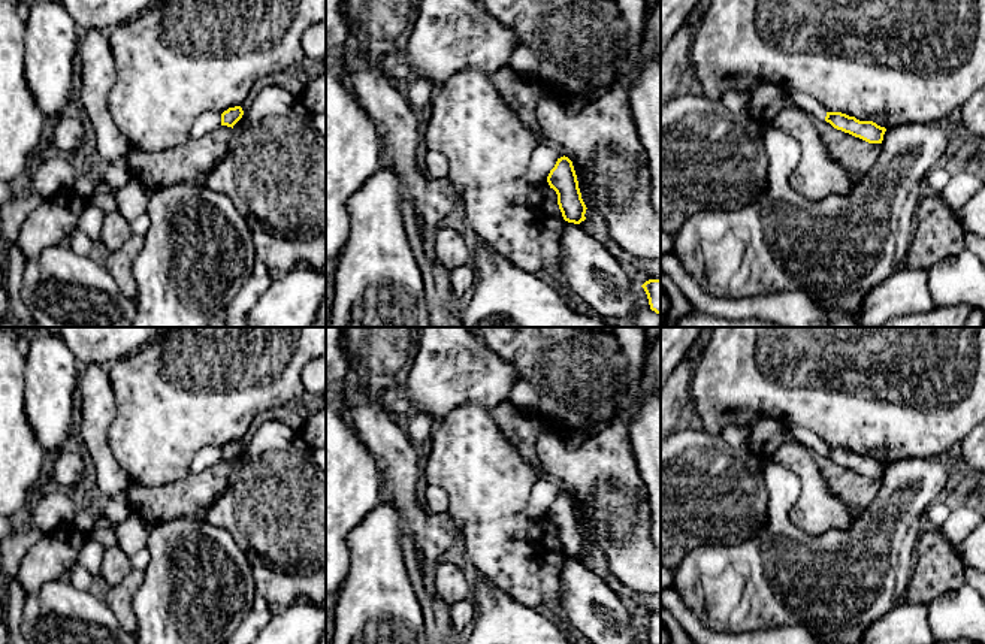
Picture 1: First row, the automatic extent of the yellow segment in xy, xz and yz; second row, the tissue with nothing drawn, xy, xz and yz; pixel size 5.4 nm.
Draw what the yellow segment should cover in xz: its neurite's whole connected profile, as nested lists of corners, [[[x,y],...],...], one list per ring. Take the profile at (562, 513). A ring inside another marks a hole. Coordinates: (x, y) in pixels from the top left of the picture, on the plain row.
[[[568,492],[558,493],[547,511],[547,517],[558,529],[558,539],[563,554],[574,559],[584,556],[587,542],[581,533],[572,496]]]

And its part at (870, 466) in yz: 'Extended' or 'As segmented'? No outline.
As segmented

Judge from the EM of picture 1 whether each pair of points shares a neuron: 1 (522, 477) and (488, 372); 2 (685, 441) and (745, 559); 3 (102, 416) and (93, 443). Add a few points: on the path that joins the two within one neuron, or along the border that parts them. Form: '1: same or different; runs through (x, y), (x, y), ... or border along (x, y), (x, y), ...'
1: different; border along (455, 408), (464, 404), (483, 404), (491, 410)
2: different; border along (766, 522), (754, 537), (740, 543), (703, 546)
3: same; runs through (96, 422), (93, 425), (93, 437)

